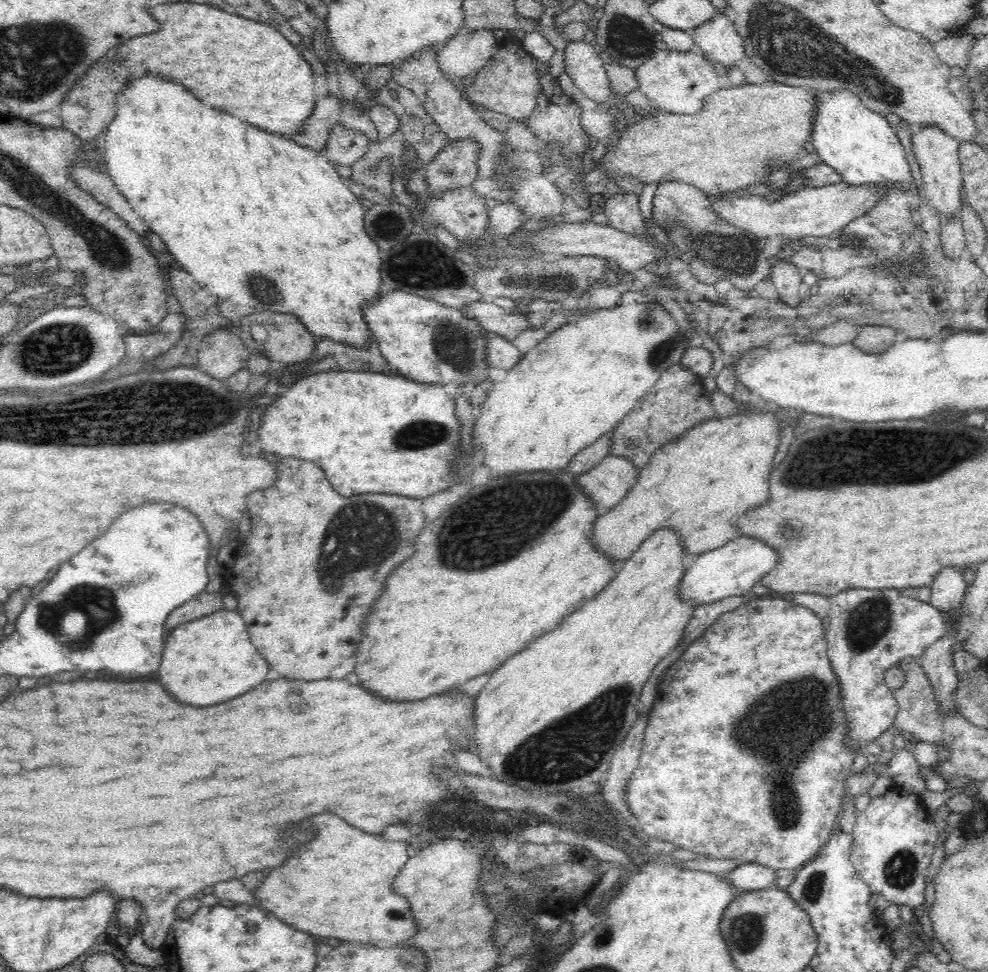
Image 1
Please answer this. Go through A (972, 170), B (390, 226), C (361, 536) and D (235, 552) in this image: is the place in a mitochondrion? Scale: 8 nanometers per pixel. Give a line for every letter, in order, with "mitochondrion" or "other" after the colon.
A: other
B: mitochondrion
C: mitochondrion
D: other

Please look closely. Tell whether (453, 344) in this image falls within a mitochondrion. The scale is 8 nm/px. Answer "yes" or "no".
yes

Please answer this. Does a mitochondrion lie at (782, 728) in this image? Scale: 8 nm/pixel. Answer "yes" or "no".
yes

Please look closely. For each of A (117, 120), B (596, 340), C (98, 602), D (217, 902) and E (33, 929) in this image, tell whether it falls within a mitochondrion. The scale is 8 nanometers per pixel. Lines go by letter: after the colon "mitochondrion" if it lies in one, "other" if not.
A: other
B: other
C: mitochondrion
D: other
E: other

